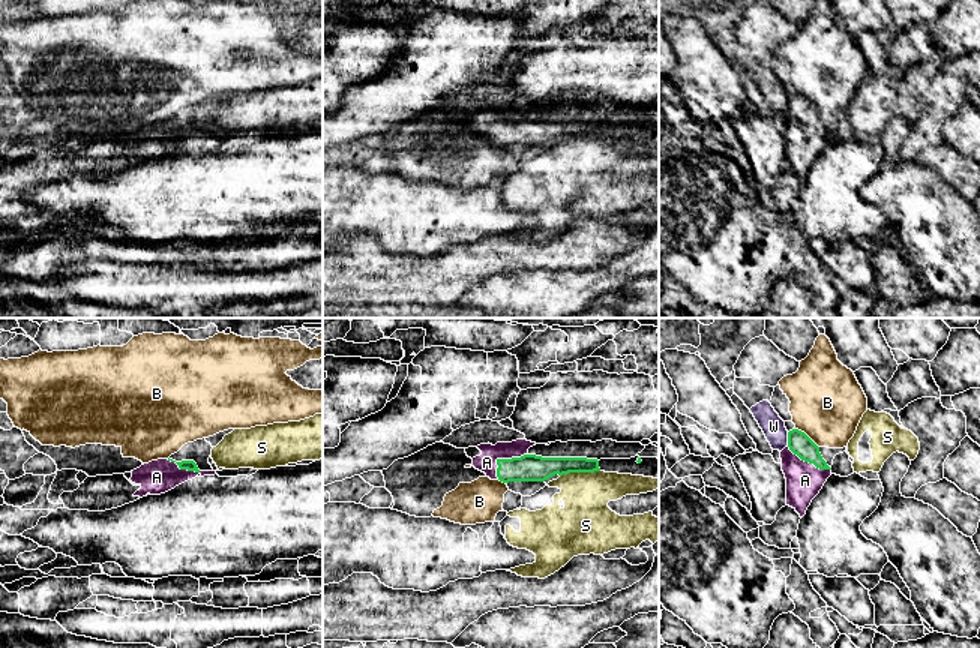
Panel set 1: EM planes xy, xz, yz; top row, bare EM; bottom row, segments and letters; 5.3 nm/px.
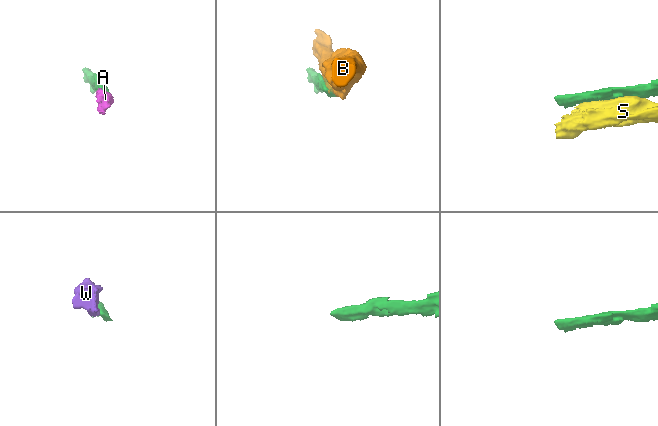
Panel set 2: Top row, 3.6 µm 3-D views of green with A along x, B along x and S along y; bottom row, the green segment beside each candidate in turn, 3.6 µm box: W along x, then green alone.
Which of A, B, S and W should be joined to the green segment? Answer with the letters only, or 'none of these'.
A

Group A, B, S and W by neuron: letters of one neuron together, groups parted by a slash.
A / B / S / W

